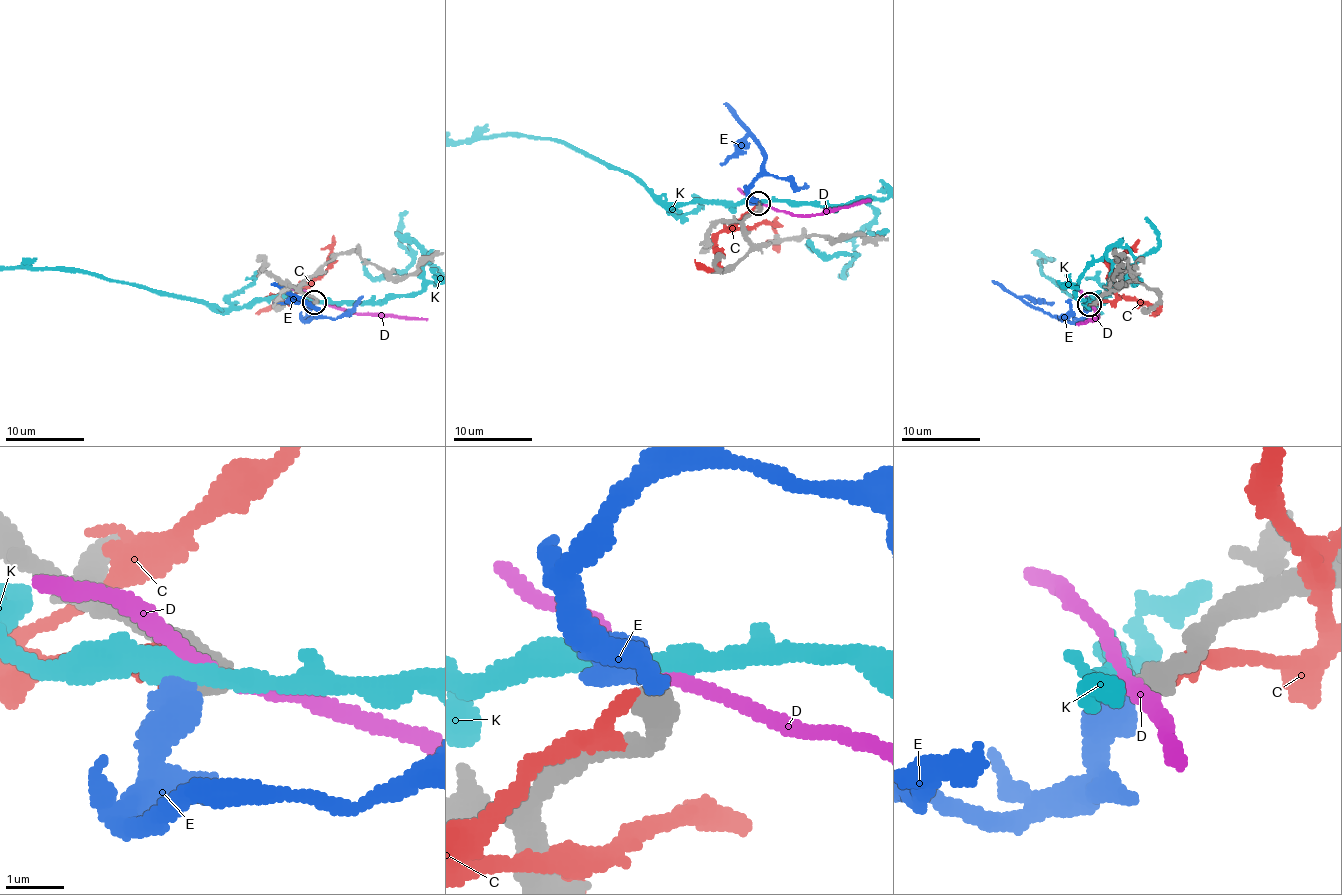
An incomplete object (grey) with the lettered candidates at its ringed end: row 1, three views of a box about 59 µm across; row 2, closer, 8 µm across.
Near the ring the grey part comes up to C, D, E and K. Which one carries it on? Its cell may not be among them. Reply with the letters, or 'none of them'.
E

